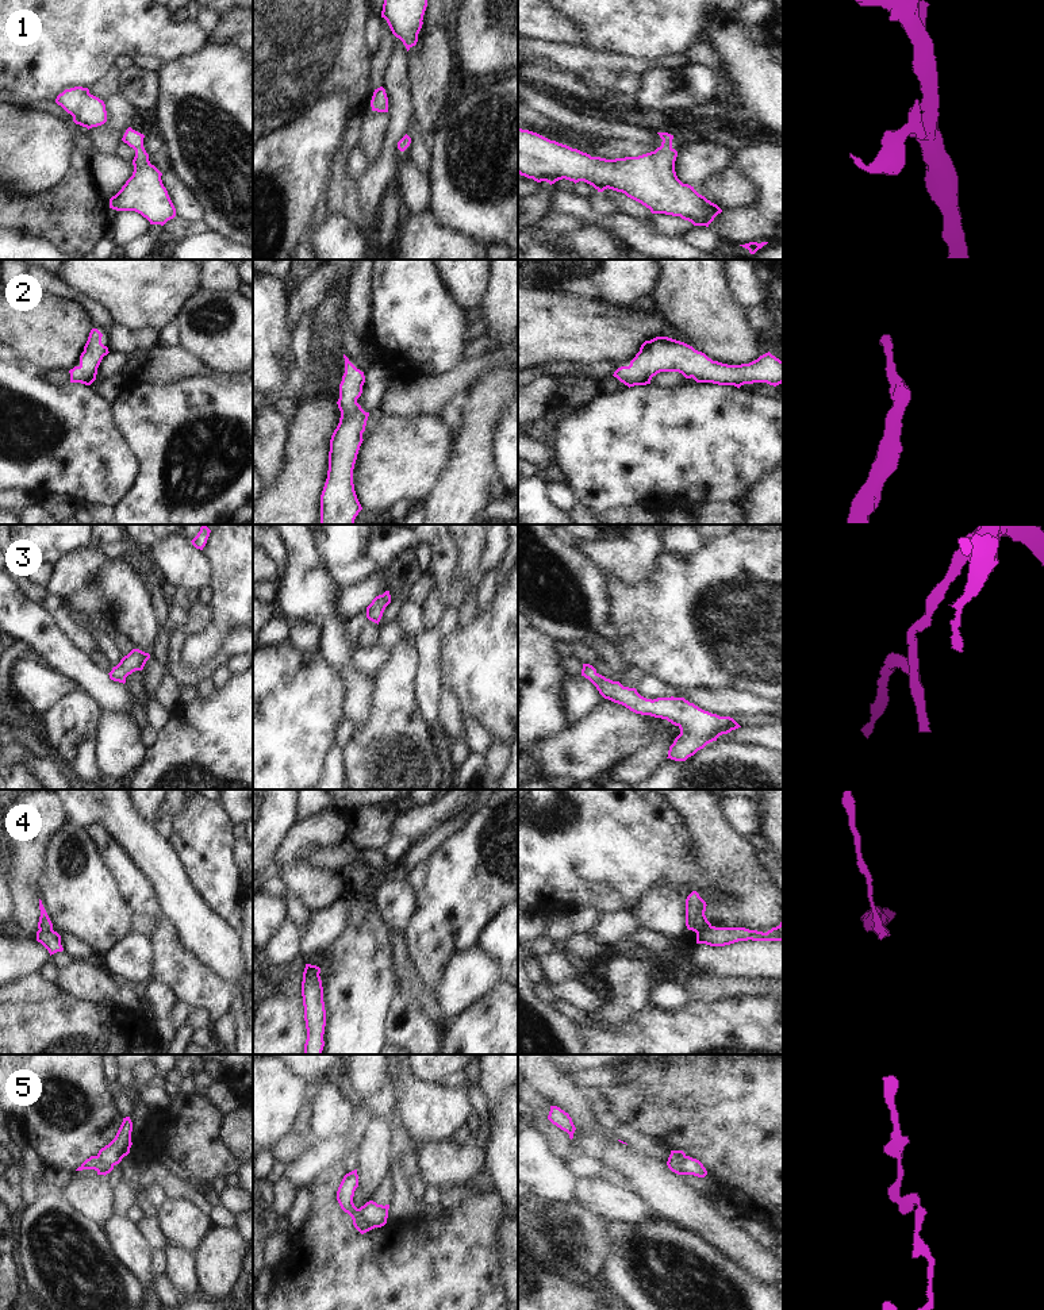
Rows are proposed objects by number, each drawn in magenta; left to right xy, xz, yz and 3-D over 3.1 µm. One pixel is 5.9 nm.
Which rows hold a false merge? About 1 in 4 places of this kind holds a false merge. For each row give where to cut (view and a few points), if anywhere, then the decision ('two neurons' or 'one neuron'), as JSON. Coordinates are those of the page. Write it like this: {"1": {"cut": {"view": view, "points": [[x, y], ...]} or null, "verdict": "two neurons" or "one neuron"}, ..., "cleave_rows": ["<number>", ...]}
{"1": {"cut": null, "verdict": "one neuron"}, "2": {"cut": null, "verdict": "one neuron"}, "3": {"cut": null, "verdict": "one neuron"}, "4": {"cut": {"view": "xz", "points": [[319, 968], [313, 976], [307, 976], [303, 972]]}, "verdict": "two neurons"}, "5": {"cut": {"view": "xz", "points": [[357, 1209], [368, 1222], [376, 1226]]}, "verdict": "two neurons"}, "cleave_rows": ["4", "5"]}

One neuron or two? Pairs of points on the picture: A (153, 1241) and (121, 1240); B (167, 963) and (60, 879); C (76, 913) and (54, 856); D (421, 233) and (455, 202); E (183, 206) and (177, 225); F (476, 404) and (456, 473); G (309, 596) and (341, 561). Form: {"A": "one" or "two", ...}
{"A": "two", "B": "two", "C": "one", "D": "two", "E": "two", "F": "one", "G": "two"}

